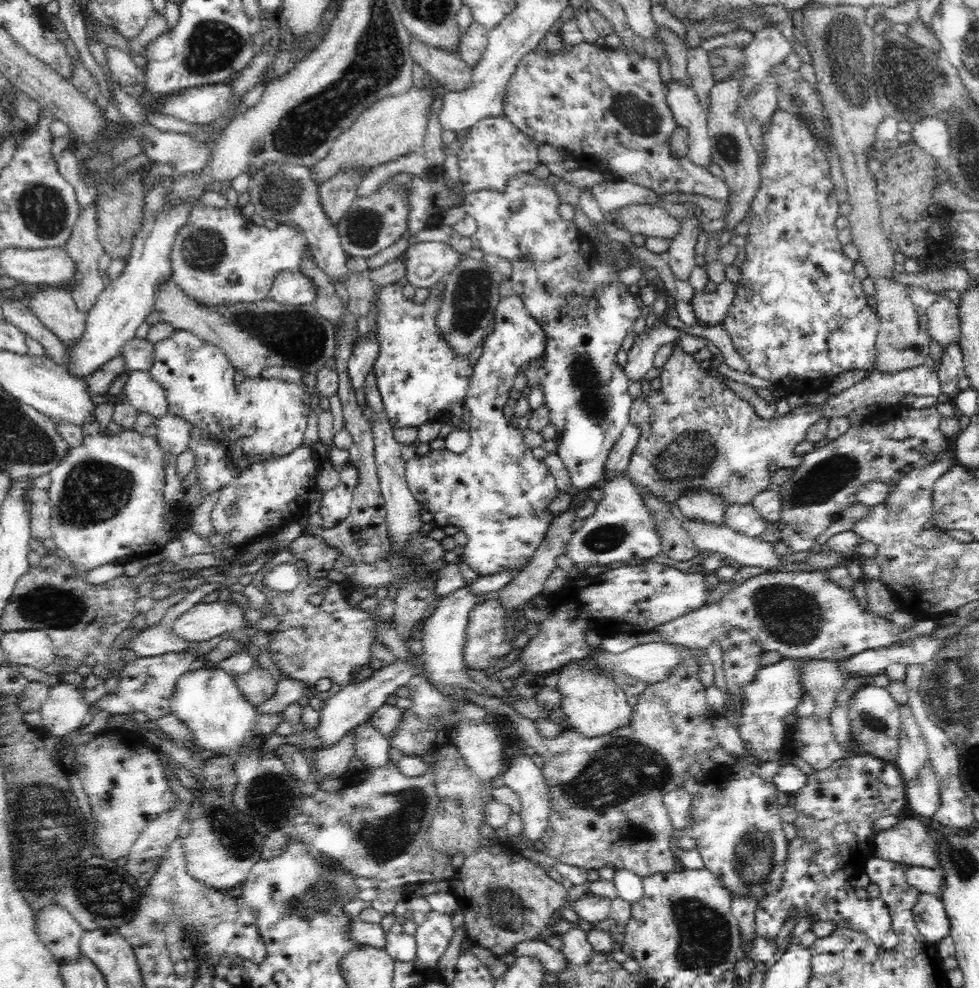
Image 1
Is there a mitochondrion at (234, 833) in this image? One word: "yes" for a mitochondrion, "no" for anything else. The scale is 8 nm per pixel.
yes

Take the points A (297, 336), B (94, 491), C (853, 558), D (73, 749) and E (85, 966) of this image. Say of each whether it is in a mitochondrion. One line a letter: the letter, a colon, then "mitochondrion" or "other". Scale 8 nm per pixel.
A: mitochondrion
B: mitochondrion
C: other
D: other
E: other

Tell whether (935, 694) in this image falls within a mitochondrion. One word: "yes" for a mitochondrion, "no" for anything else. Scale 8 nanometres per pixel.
yes

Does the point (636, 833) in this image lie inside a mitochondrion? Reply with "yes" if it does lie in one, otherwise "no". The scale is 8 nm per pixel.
yes

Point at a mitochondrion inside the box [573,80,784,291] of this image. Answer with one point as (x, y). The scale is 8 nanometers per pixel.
(642, 118)

